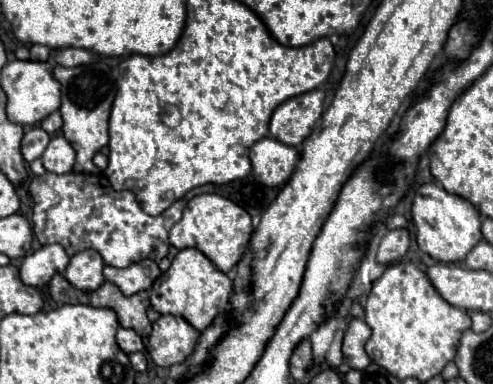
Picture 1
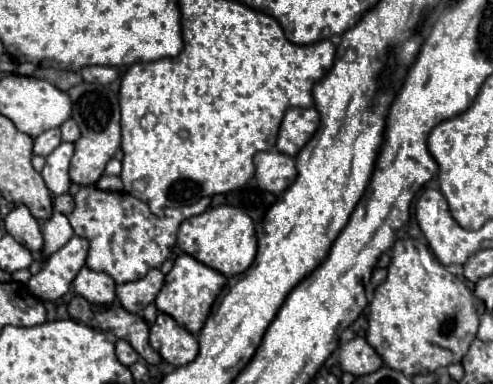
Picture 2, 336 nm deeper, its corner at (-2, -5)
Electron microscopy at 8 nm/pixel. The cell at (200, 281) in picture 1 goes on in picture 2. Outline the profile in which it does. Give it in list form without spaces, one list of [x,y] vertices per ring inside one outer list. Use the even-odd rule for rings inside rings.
[[[182,254],[180,258],[176,258],[172,270],[166,274],[164,286],[160,290],[160,294],[156,296],[156,308],[164,314],[170,314],[180,326],[184,324],[186,330],[190,330],[192,334],[198,334],[206,322],[206,316],[216,300],[216,296],[220,294],[220,290],[226,284],[226,276],[204,266],[202,262],[194,260],[188,254]]]

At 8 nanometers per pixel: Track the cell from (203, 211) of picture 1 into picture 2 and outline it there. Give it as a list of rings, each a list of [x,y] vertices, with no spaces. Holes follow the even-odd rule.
[[[216,206],[182,222],[178,246],[198,262],[218,270],[224,276],[242,274],[256,256],[256,232],[252,218],[236,206]]]

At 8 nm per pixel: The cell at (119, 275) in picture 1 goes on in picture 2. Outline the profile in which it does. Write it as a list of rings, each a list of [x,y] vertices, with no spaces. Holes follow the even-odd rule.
[[[154,268],[144,278],[140,278],[140,280],[126,282],[126,284],[118,284],[116,286],[116,296],[118,296],[120,304],[128,312],[142,314],[144,308],[150,302],[154,302],[154,298],[160,292],[162,284],[164,284],[164,274]]]

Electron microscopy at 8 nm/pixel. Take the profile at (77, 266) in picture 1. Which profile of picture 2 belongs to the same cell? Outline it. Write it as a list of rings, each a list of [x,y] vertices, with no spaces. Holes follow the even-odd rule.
[[[82,268],[74,280],[74,290],[76,294],[84,296],[90,304],[110,304],[116,294],[114,294],[116,282],[104,274],[104,272],[94,272],[90,268]]]

